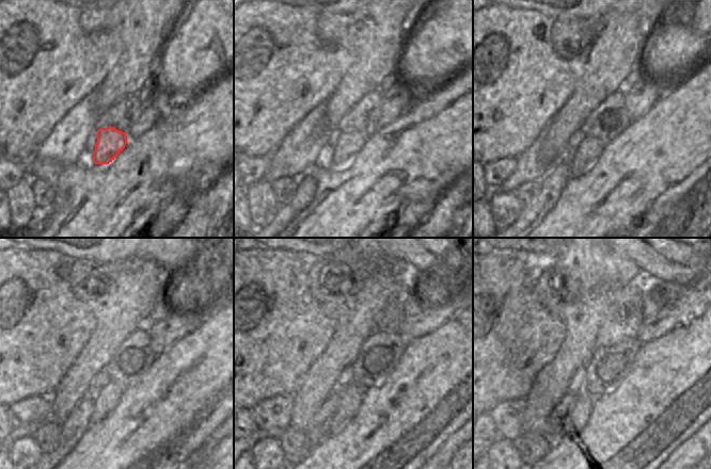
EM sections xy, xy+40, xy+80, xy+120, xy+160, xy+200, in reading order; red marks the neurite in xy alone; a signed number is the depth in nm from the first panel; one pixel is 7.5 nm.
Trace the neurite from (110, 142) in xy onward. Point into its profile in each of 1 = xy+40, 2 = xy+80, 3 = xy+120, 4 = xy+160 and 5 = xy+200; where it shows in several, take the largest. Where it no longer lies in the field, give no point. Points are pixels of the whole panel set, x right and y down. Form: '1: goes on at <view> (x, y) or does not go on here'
1: goes on at xy+40 (349, 143)
2: goes on at xy+80 (588, 151)
3: goes on at xy+120 (108, 397)
4: goes on at xy+160 (350, 397)
5: goes on at xy+200 (574, 422)

